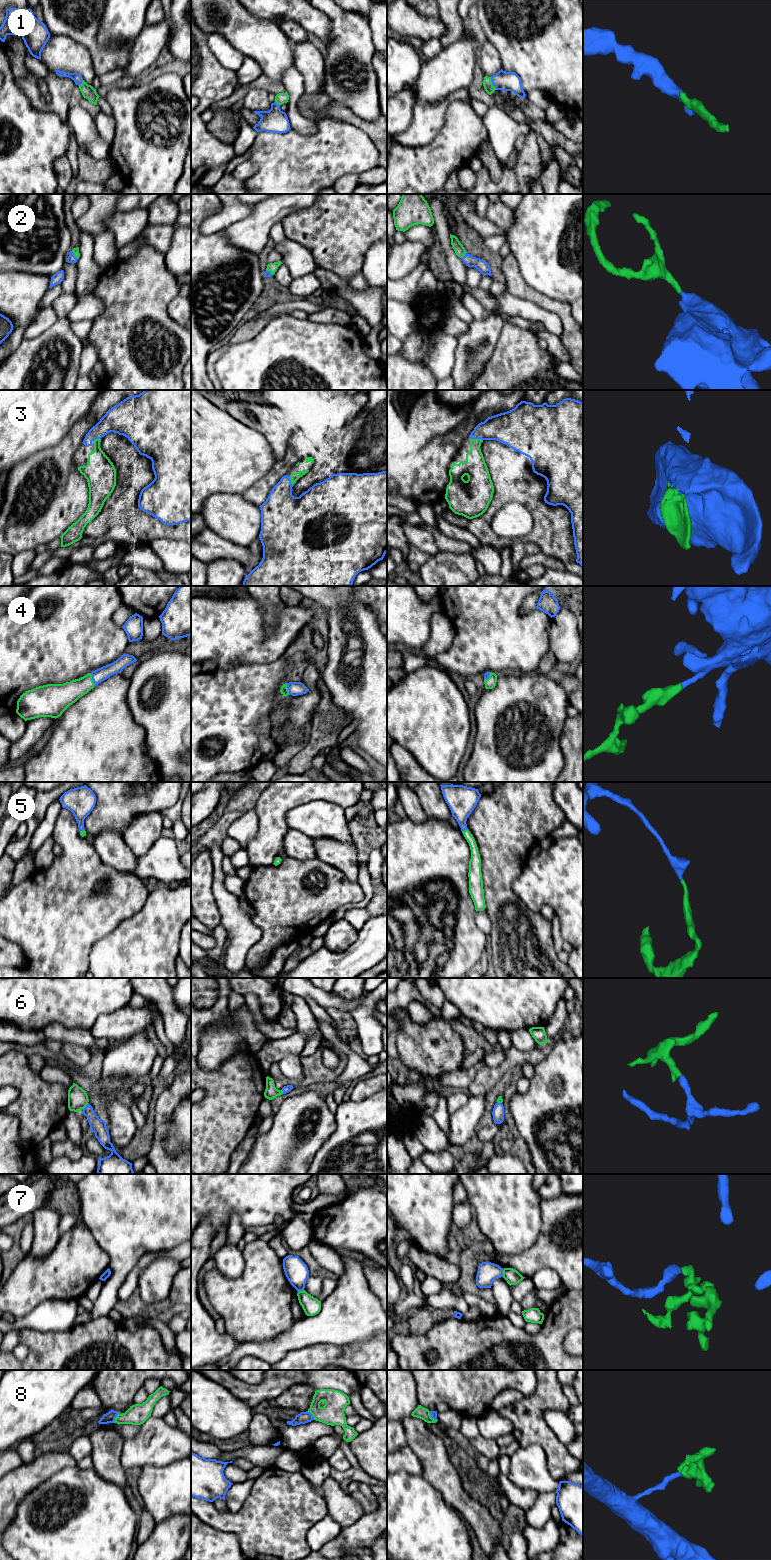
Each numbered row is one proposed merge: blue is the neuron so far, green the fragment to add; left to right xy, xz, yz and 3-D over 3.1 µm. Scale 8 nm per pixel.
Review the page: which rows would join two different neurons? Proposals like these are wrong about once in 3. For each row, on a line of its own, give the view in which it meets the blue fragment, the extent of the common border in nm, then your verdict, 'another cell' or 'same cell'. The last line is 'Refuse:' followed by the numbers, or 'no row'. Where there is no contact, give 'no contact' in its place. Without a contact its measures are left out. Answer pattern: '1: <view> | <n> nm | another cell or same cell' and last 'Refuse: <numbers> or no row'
1: yz | 120 nm | same cell
2: xy | 90 nm | same cell
3: yz | 100 nm | same cell
4: xy | 120 nm | same cell
5: yz | 50 nm | same cell
6: xy | 70 nm | same cell
7: yz | 60 nm | another cell
8: xy | 90 nm | another cell
Refuse: 7, 8

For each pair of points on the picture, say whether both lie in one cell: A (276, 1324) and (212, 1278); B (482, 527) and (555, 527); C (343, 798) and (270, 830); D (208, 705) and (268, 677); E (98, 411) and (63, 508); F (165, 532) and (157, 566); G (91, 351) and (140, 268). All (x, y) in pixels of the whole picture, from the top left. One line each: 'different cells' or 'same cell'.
A: same cell
B: same cell
C: same cell
D: same cell
E: same cell
F: different cells
G: different cells

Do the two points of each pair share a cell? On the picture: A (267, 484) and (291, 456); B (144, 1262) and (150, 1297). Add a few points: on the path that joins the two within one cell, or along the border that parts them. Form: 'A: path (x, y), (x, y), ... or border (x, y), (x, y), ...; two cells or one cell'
A: path (273, 477), (286, 463); one cell
B: border (165, 1256), (155, 1258), (142, 1271), (136, 1288); two cells

